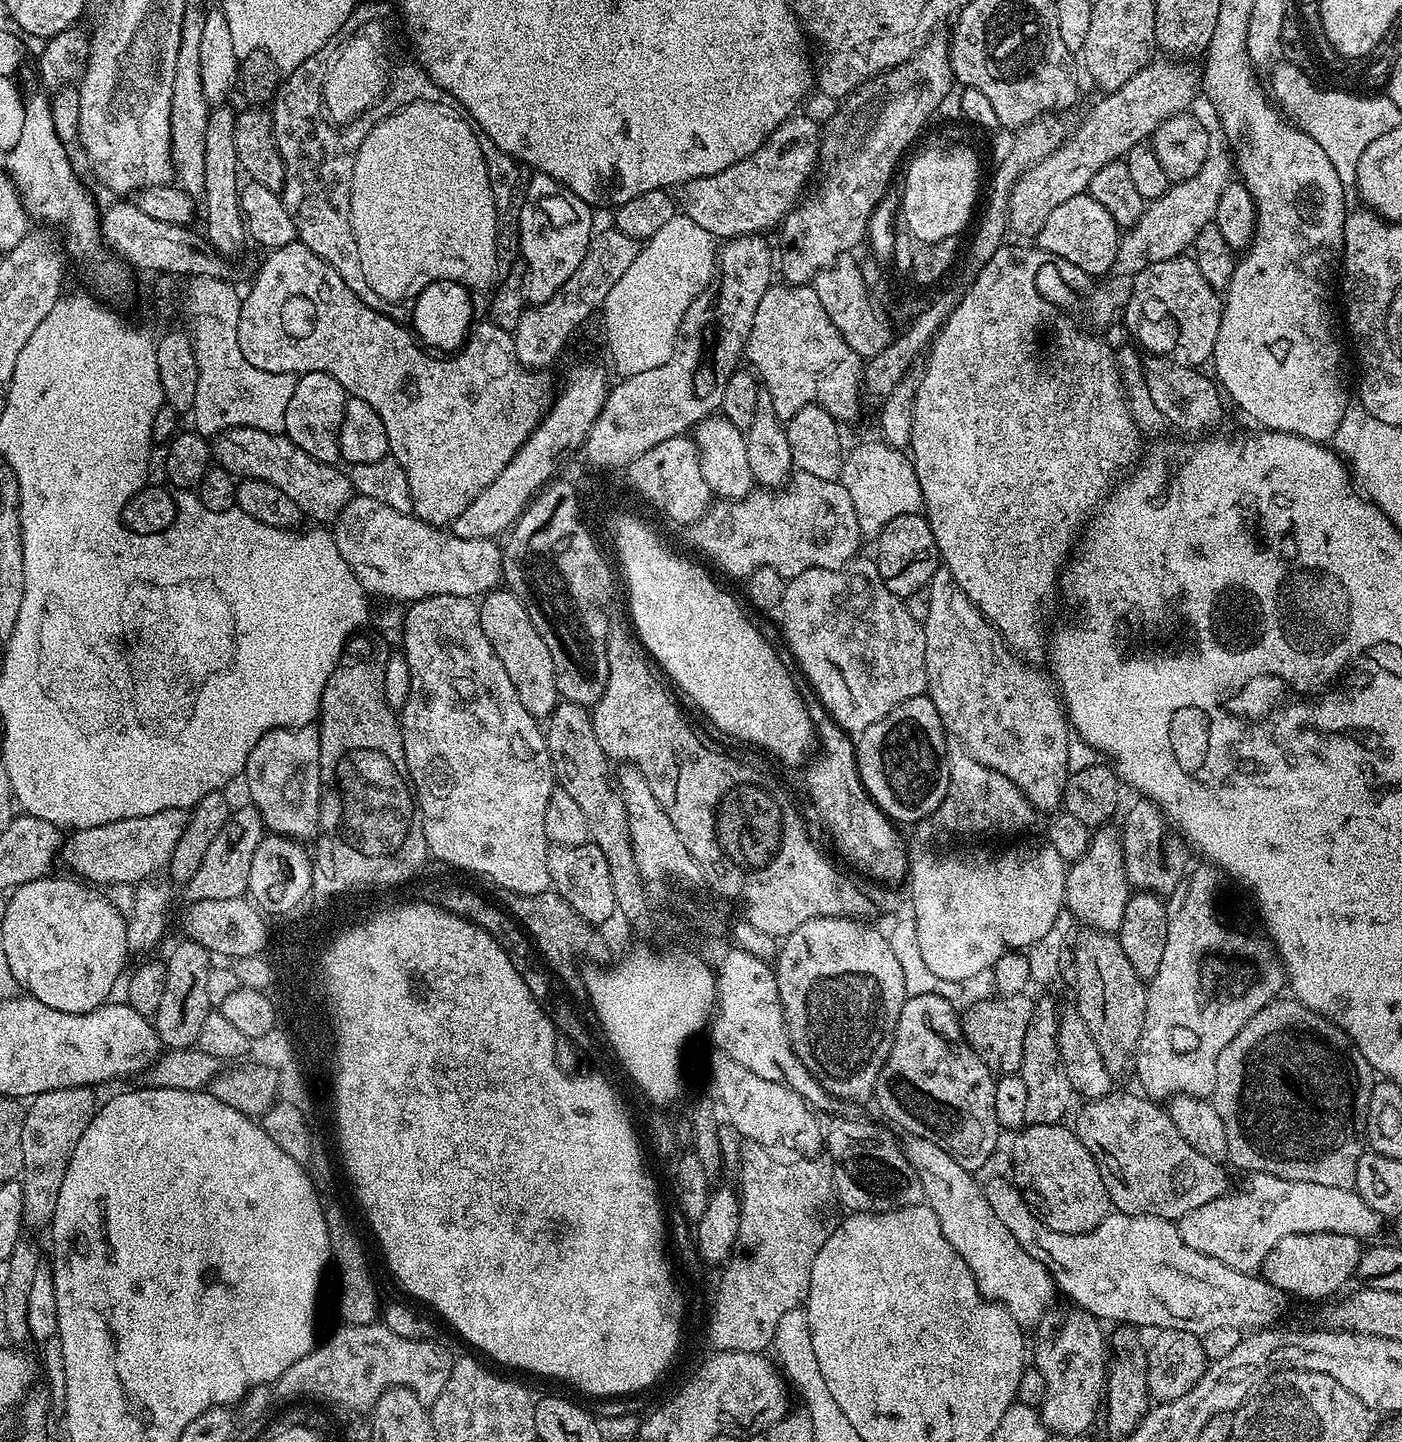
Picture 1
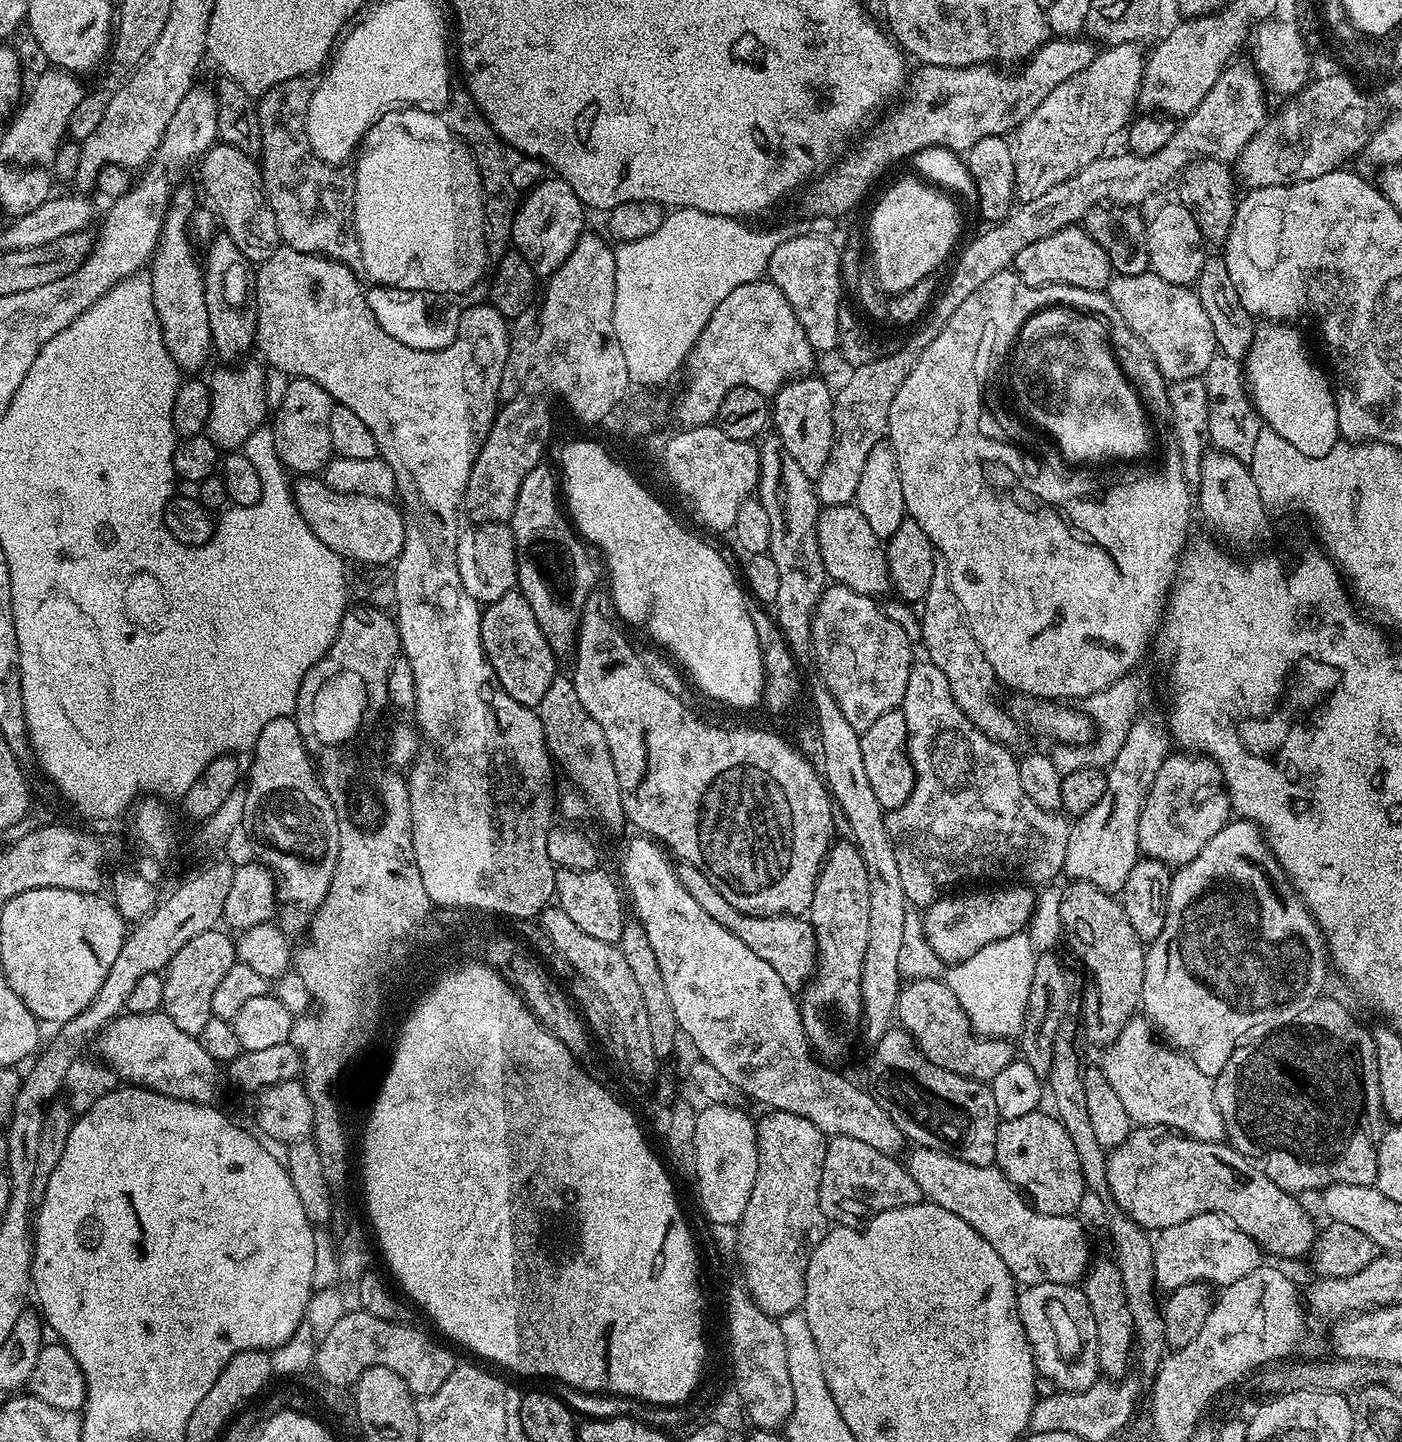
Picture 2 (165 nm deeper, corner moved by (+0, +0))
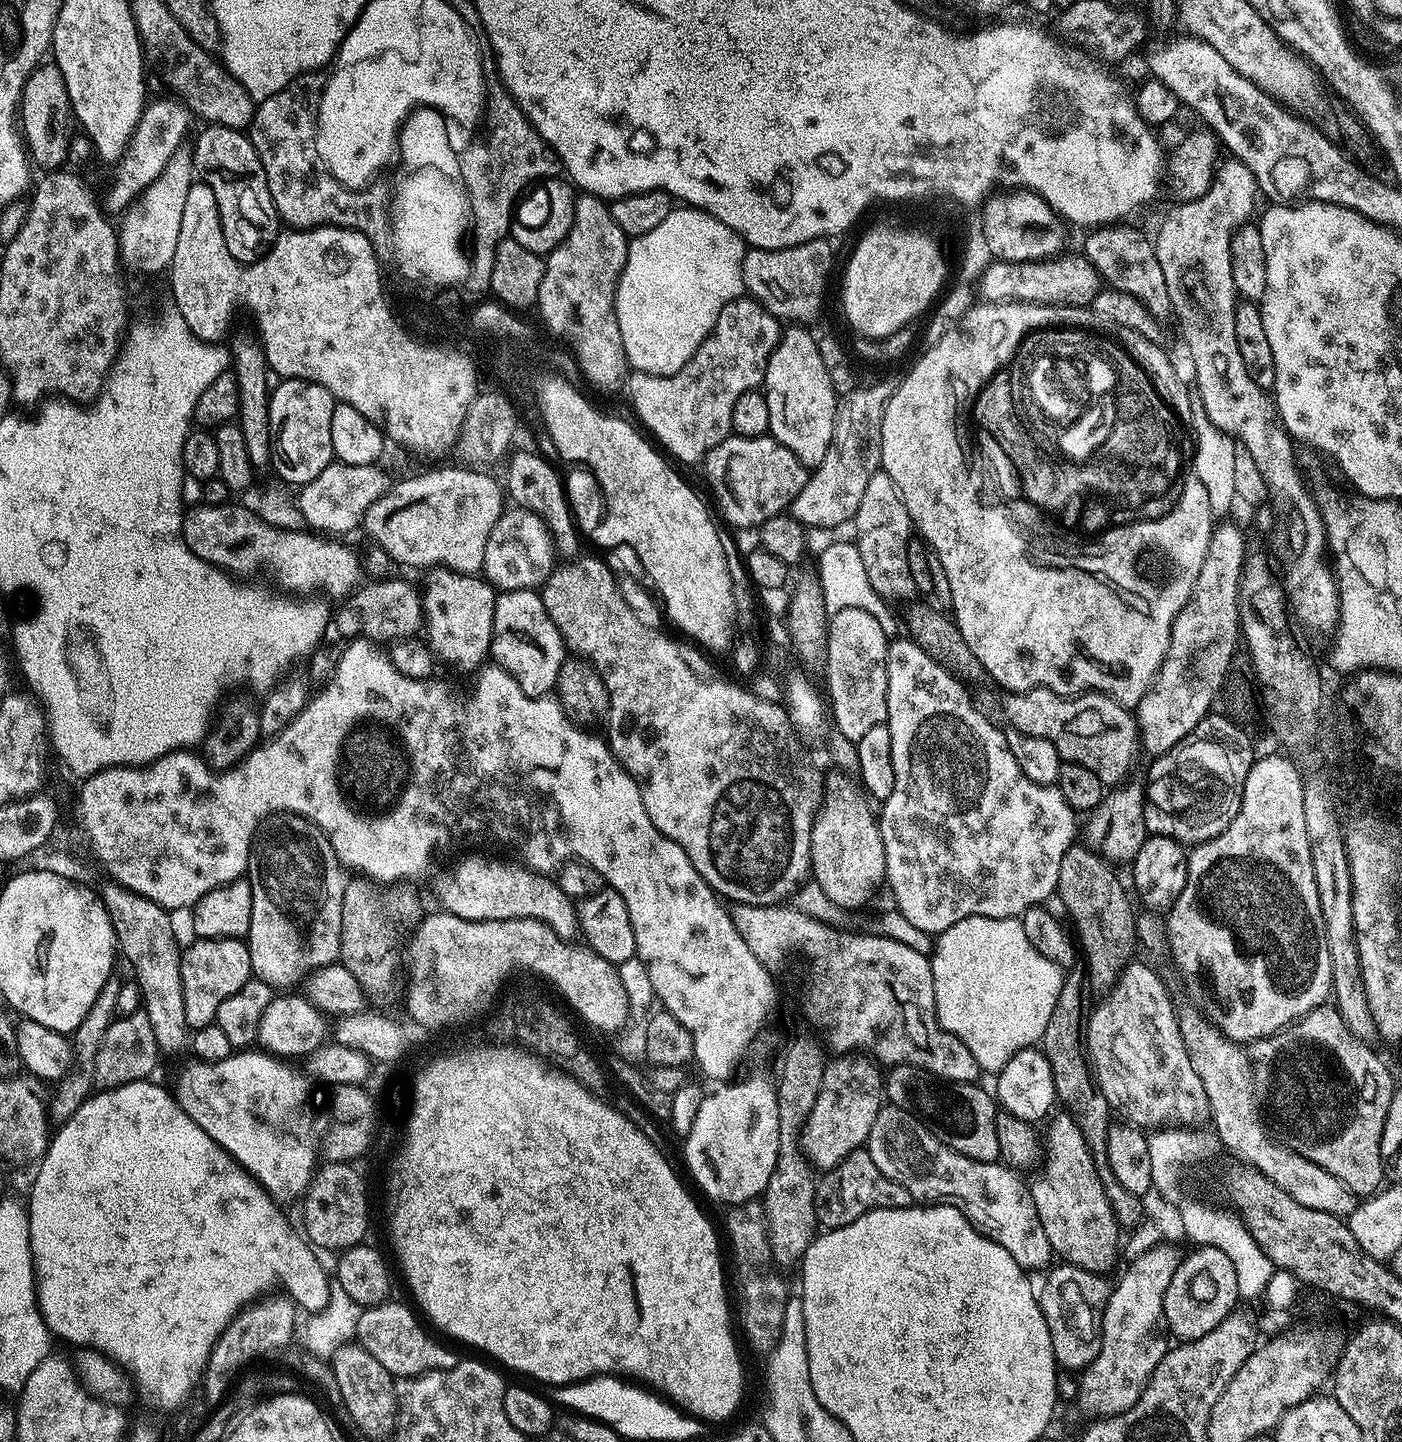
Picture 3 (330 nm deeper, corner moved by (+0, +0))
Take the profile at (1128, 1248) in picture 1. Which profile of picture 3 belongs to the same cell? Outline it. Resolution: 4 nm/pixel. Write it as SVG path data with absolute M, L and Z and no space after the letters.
M895 1106L881 1107L878 1118L874 1118L874 1126L870 1126L866 1151L870 1154L870 1158L874 1158L878 1170L886 1174L886 1178L894 1178L894 1182L910 1190L913 1201L923 1202L928 1206L934 1204L954 1206L984 1235L1001 1244L1015 1260L1025 1260L1031 1265L1030 1263L1038 1263L1043 1256L1053 1255L1050 1242L1045 1240L1044 1233L1040 1231L1040 1219L1032 1201L1029 1185L1023 1184L1016 1177L1019 1175L1003 1163L978 1162L974 1158L958 1154L953 1148L946 1147L921 1117Z

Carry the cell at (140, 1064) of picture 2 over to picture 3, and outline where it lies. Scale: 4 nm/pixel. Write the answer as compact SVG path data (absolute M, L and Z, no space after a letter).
M240 1050L230 1058L226 1058L222 1062L214 1062L213 1064L195 1058L189 1059L189 1061L189 1064L181 1070L180 1077L176 1080L176 1088L174 1087L176 1101L180 1103L182 1110L186 1110L186 1114L190 1114L190 1118L194 1118L194 1122L198 1122L198 1126L202 1126L202 1130L206 1130L206 1134L210 1134L210 1138L214 1138L214 1142L218 1142L218 1146L226 1149L272 1195L273 1200L285 1202L284 1200L292 1200L296 1195L297 1199L301 1194L307 1192L308 1184L312 1181L312 1177L318 1167L318 1140L315 1135L312 1137L312 1112L308 1109L309 1077L303 1071L299 1070L298 1072L294 1068L288 1069L284 1065L287 1063L283 1059L277 1058L263 1050Z

